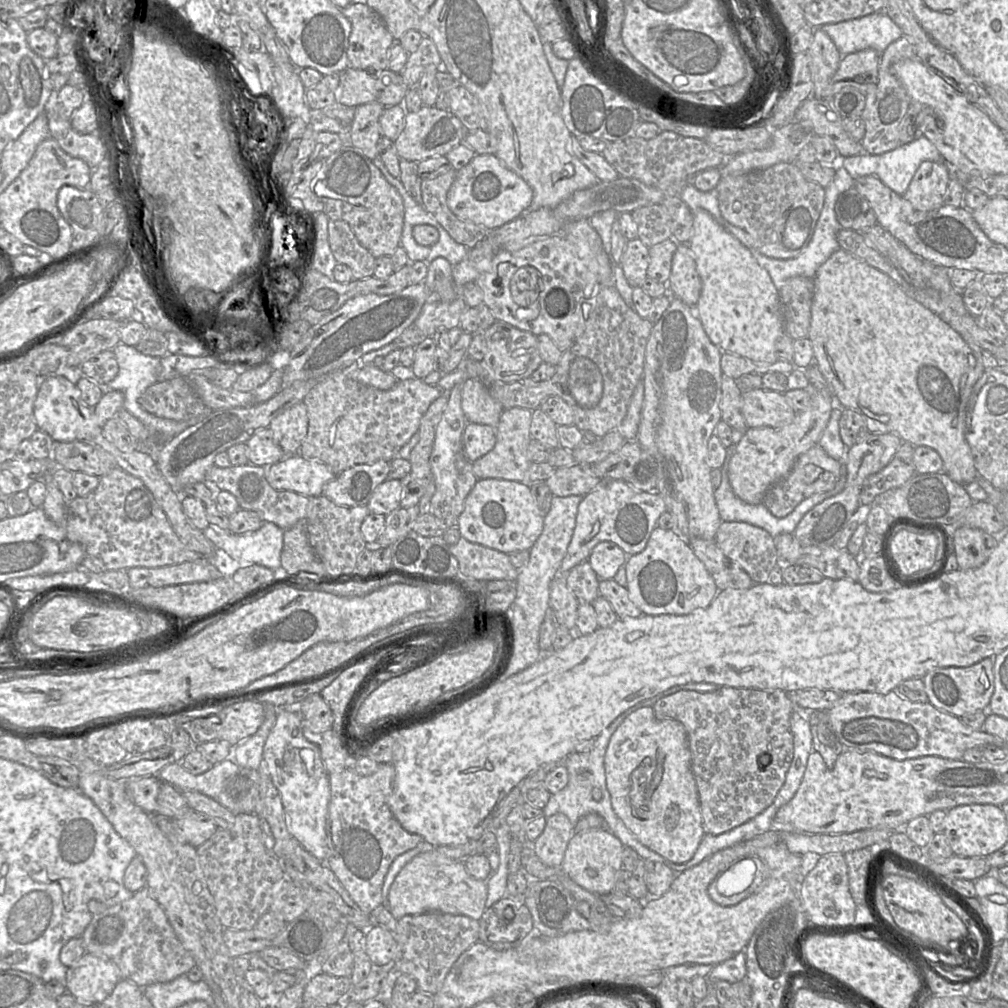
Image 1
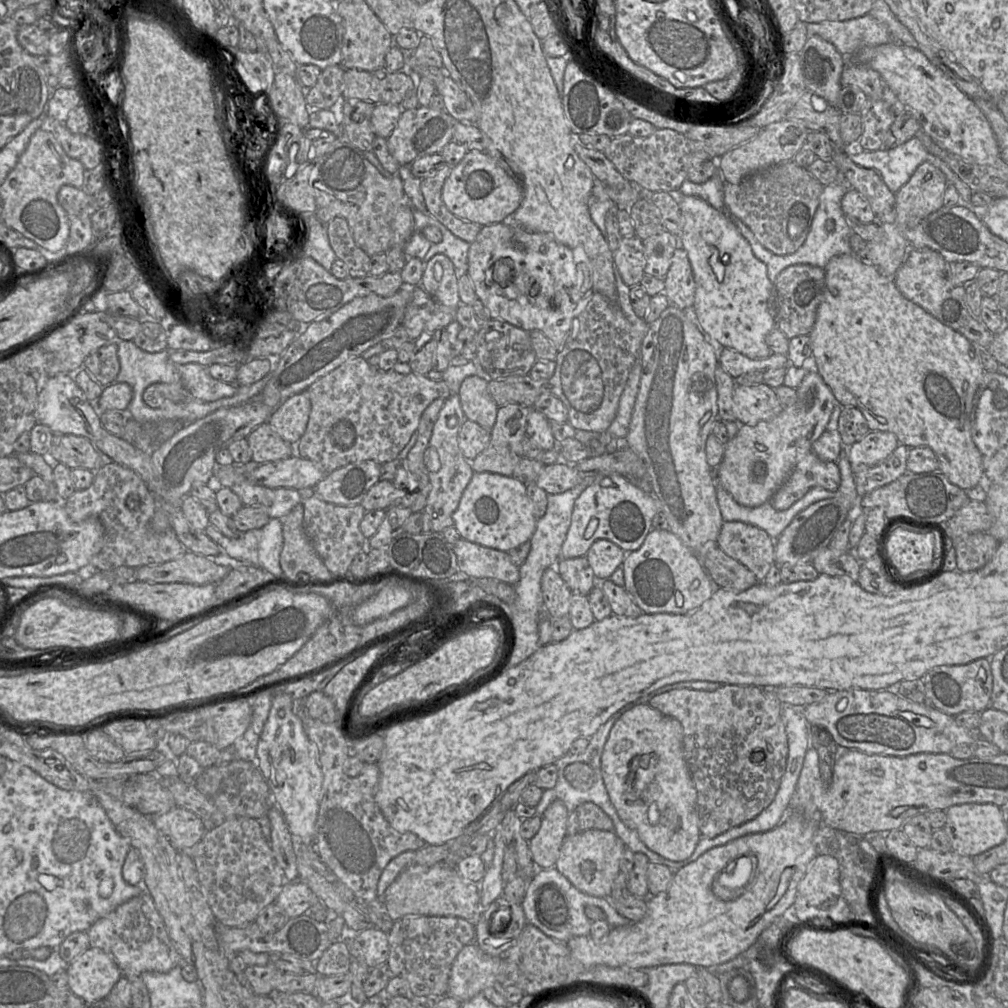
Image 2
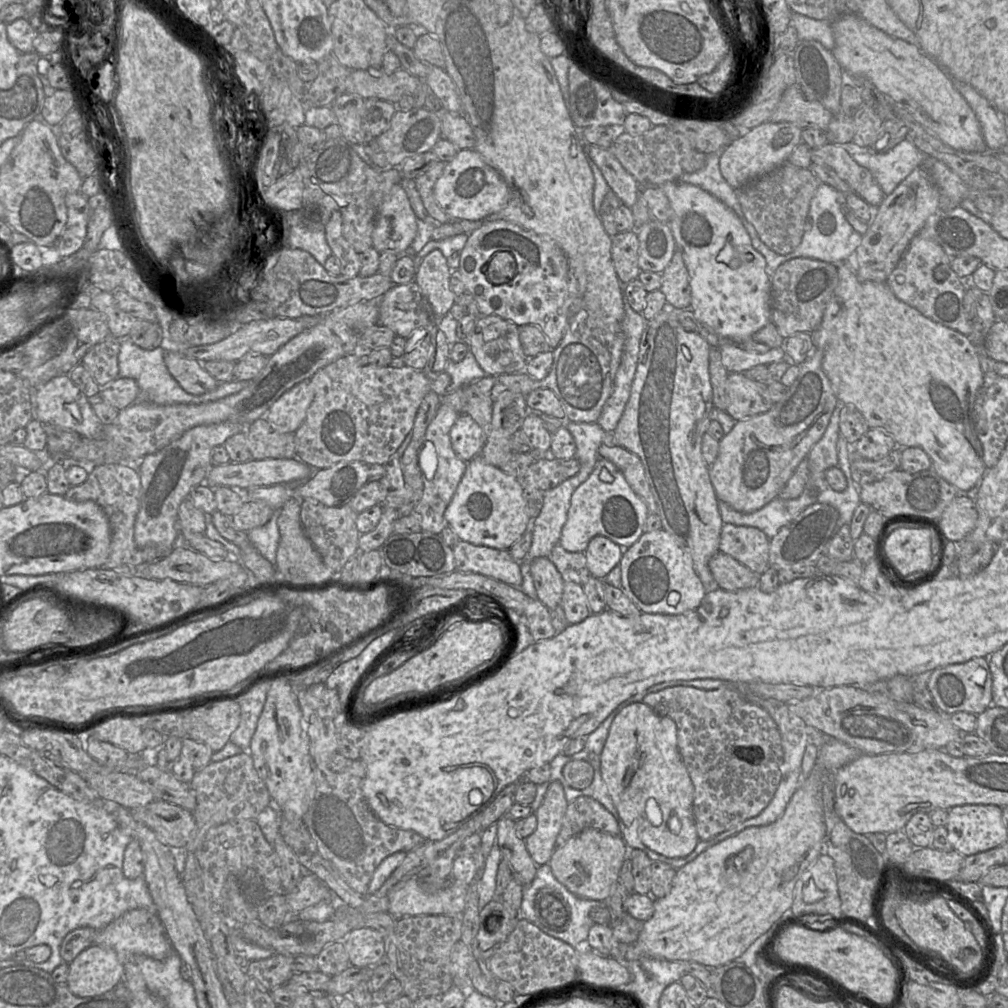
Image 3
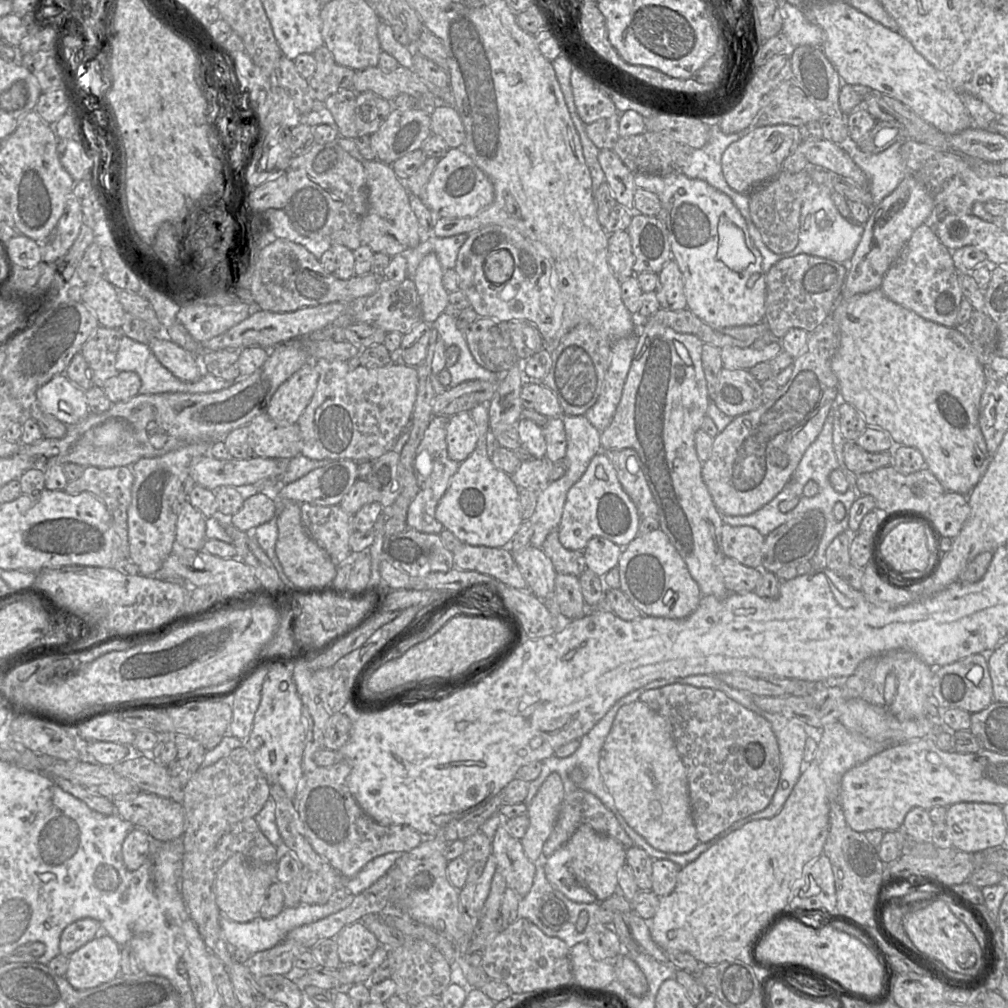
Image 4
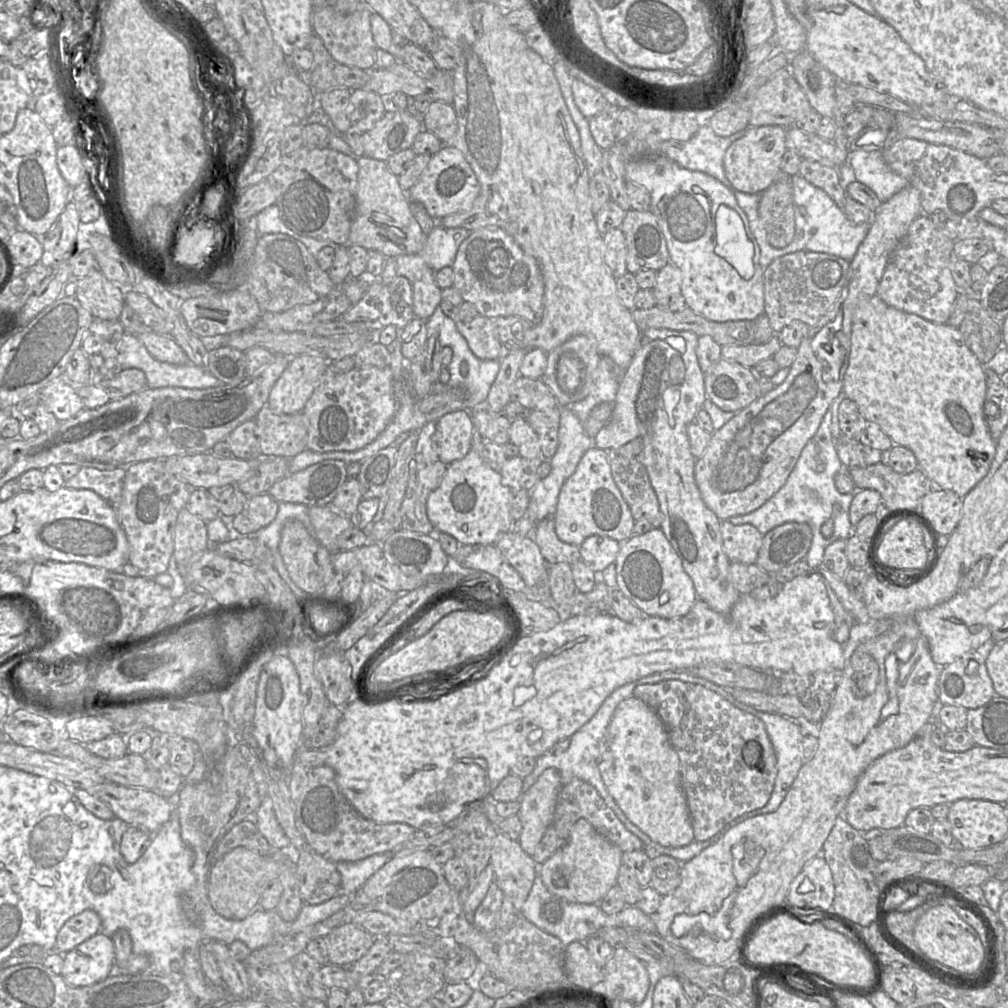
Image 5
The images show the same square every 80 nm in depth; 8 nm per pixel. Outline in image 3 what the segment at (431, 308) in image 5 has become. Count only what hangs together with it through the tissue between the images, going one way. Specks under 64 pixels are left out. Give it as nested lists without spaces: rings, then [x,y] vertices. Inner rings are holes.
[[[433,250],[422,261],[414,281],[430,304],[437,320],[450,313],[456,295],[450,288],[451,269],[439,250]]]

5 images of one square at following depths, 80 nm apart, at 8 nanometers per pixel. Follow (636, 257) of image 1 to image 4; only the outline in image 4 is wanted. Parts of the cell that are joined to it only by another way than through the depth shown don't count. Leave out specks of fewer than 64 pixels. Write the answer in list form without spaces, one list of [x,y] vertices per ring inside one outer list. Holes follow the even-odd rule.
[[[627,230],[608,235],[607,259],[612,272],[620,283],[635,275],[633,270],[635,256]]]

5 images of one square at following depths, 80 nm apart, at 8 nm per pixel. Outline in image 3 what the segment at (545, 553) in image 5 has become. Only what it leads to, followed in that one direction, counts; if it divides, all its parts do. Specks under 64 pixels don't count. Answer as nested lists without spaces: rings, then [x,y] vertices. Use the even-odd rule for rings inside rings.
[[[558,543],[552,548],[548,558],[564,582],[574,582],[582,586],[591,577],[584,552],[568,552]]]

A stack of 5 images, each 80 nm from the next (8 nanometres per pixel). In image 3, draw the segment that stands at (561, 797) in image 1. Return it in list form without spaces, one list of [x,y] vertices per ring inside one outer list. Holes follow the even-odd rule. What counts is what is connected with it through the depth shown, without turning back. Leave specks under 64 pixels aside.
[[[711,678],[673,679],[673,680],[663,681],[663,682],[654,684],[648,687],[647,689],[643,690],[642,692],[639,692],[629,697],[628,699],[622,701],[621,703],[619,703],[603,719],[603,721],[586,736],[585,746],[580,752],[575,753],[573,755],[566,755],[566,754],[560,753],[550,761],[550,766],[551,766],[550,779],[548,782],[537,785],[536,797],[534,801],[530,804],[530,807],[532,808],[533,812],[535,812],[540,806],[540,804],[542,803],[545,793],[549,787],[550,781],[559,781],[563,786],[568,803],[573,801],[575,798],[579,796],[589,796],[594,798],[595,800],[600,802],[615,817],[615,819],[618,822],[619,828],[621,830],[621,837],[629,849],[640,849],[647,854],[647,856],[651,859],[651,861],[653,862],[659,861],[659,862],[665,863],[666,862],[665,856],[657,854],[656,852],[646,847],[639,839],[636,831],[629,829],[621,820],[618,814],[618,810],[614,805],[614,802],[607,789],[606,783],[602,777],[601,754],[609,734],[610,726],[613,720],[615,719],[615,717],[624,708],[637,702],[643,702],[643,699],[645,698],[645,696],[650,693],[655,693],[663,689],[676,687],[676,686],[690,686],[690,687],[695,687],[695,688],[704,689],[704,690],[716,690],[721,687],[732,687],[733,689],[736,689],[746,701],[761,707],[760,698],[762,697],[758,696],[756,693],[750,690],[747,690],[746,685],[743,685],[743,684],[735,684],[735,683],[731,683],[731,682],[727,682],[719,679],[711,679]]]

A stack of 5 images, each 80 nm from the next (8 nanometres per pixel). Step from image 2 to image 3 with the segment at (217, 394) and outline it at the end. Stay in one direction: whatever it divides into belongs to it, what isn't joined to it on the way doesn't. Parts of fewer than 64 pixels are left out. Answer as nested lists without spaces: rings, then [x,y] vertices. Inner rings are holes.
[[[165,351],[164,362],[172,377],[192,395],[211,392],[219,384],[200,361],[186,358],[178,352]]]

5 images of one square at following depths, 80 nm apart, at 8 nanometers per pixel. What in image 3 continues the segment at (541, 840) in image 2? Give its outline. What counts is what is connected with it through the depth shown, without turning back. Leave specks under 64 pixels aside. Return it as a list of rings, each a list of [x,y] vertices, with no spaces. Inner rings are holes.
[[[550,781],[542,803],[533,812],[537,818],[535,831],[525,839],[527,850],[537,868],[548,864],[556,849],[556,839],[561,830],[568,801],[562,784]]]

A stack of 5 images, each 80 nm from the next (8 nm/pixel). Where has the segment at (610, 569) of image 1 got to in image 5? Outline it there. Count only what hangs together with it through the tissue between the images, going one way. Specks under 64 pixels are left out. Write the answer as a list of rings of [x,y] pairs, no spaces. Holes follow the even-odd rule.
[[[591,535],[579,546],[580,559],[593,572],[602,572],[615,563],[622,543],[607,536]]]

